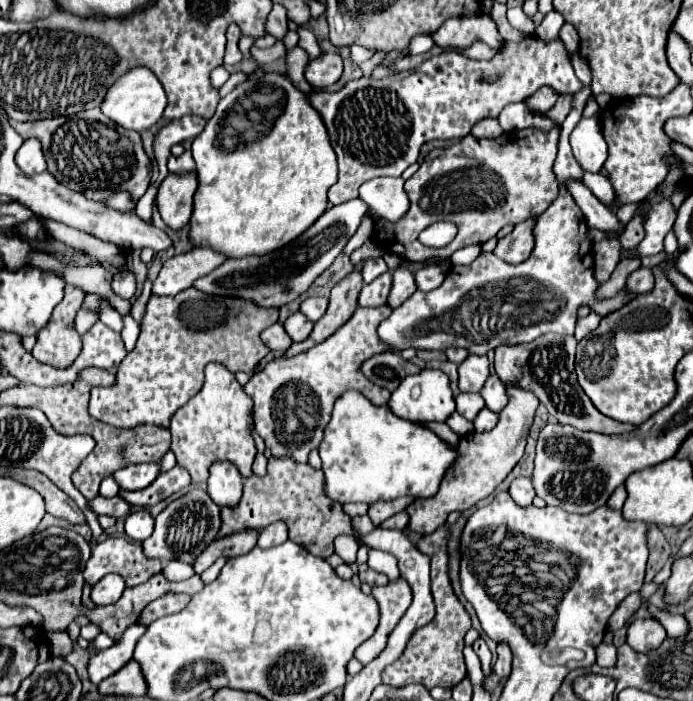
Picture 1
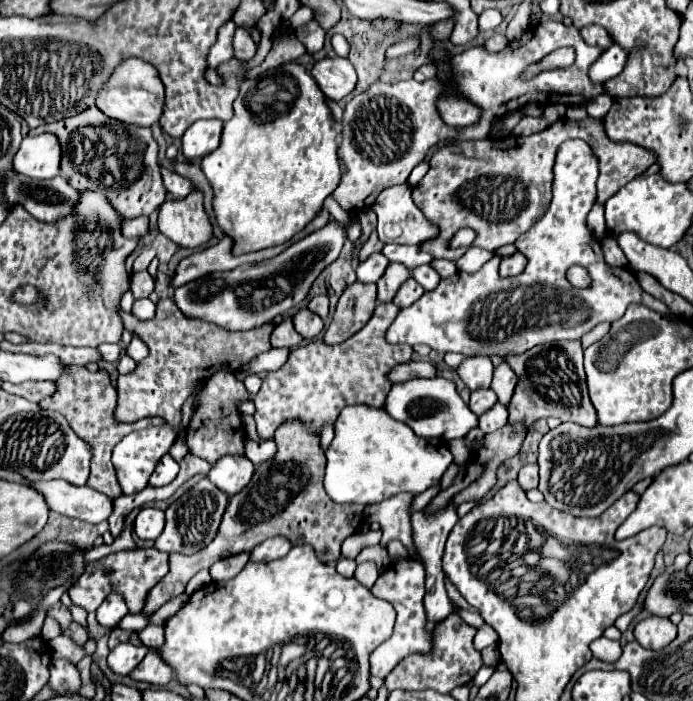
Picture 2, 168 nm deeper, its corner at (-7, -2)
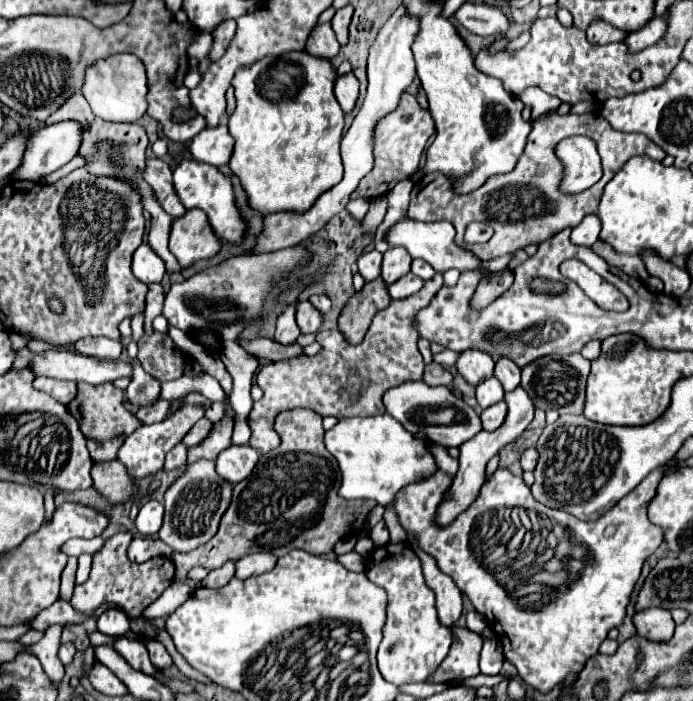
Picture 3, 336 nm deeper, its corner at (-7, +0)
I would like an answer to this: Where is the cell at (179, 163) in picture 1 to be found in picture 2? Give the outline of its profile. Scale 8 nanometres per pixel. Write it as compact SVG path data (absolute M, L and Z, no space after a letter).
M161 168L161 174L163 174L163 184L165 184L165 188L167 188L167 192L173 196L173 198L183 198L183 196L187 196L193 188L193 184L191 184L191 180L189 178L185 178L185 176L181 176L181 174L175 174L175 172L171 172L169 168Z

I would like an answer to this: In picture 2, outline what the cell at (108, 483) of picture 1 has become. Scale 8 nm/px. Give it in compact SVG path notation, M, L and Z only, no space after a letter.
M165 424L163 428L145 428L145 430L131 432L115 446L113 466L117 470L117 480L123 494L133 494L147 486L147 476L151 476L155 464L159 462L163 454L167 454L167 448L171 448L175 438L177 438L175 430L169 424Z

